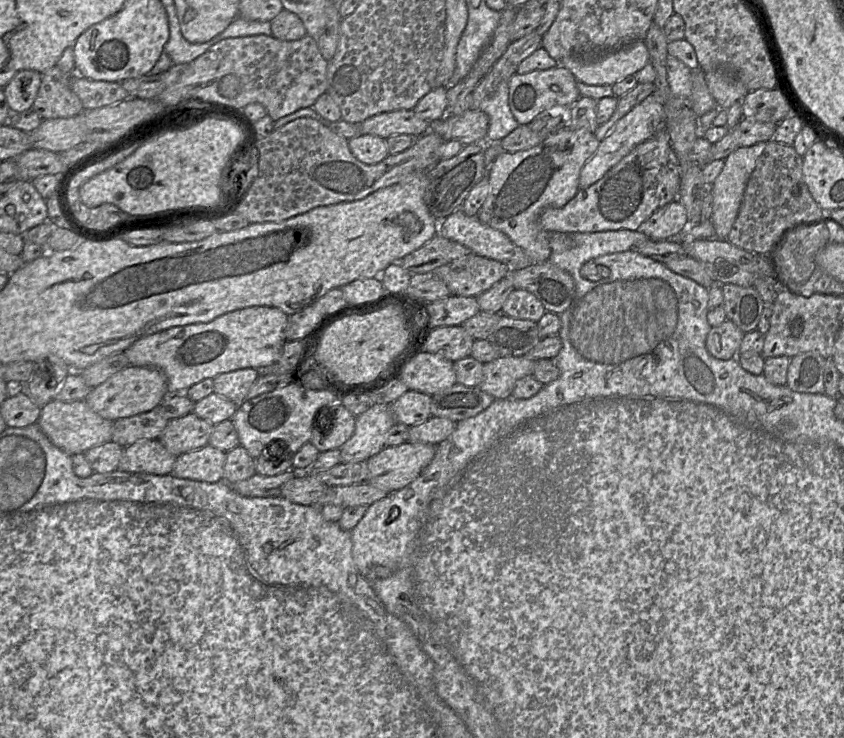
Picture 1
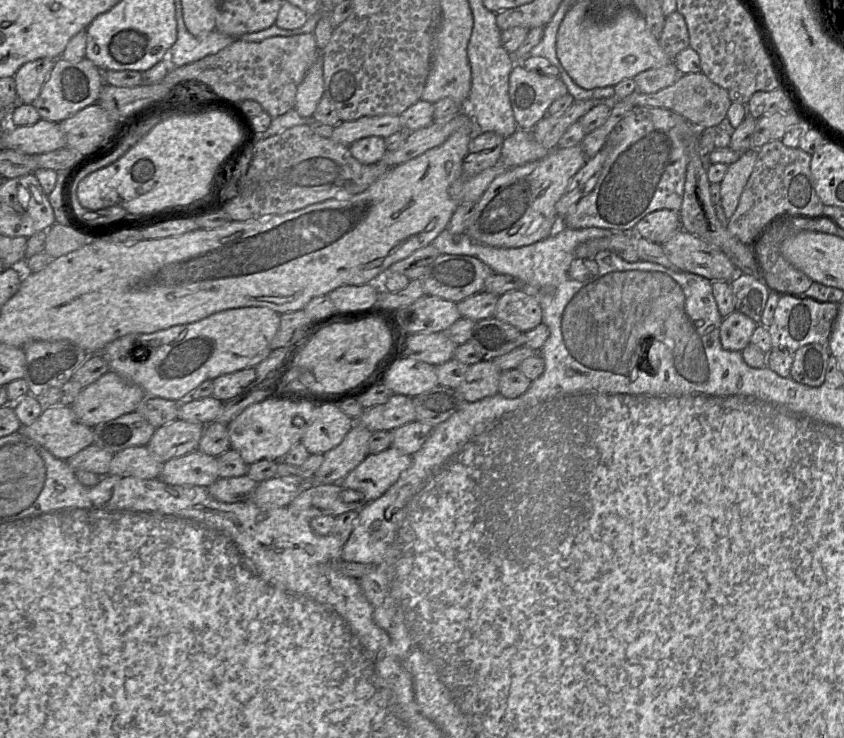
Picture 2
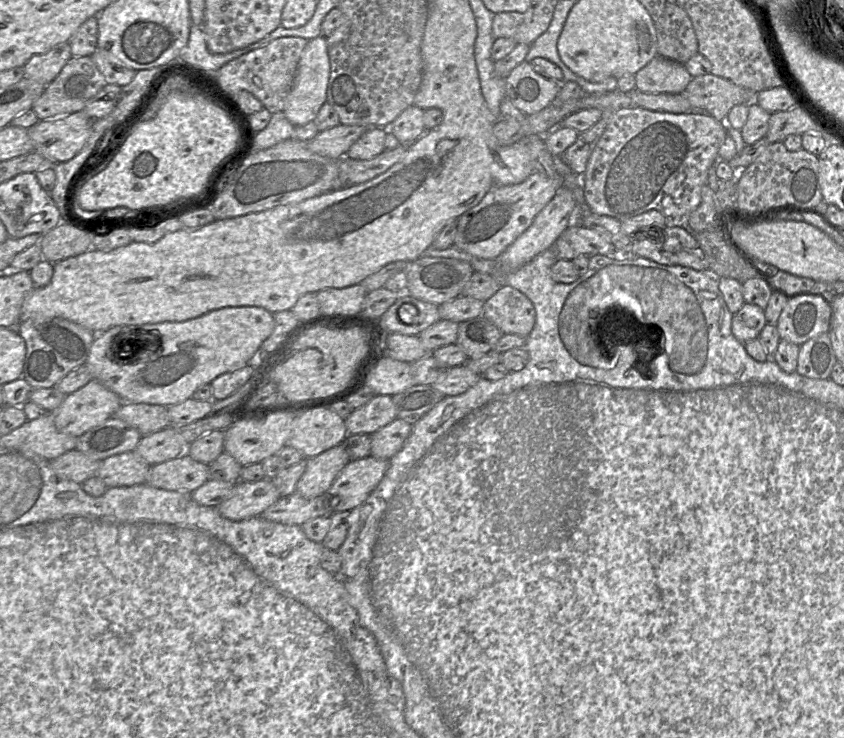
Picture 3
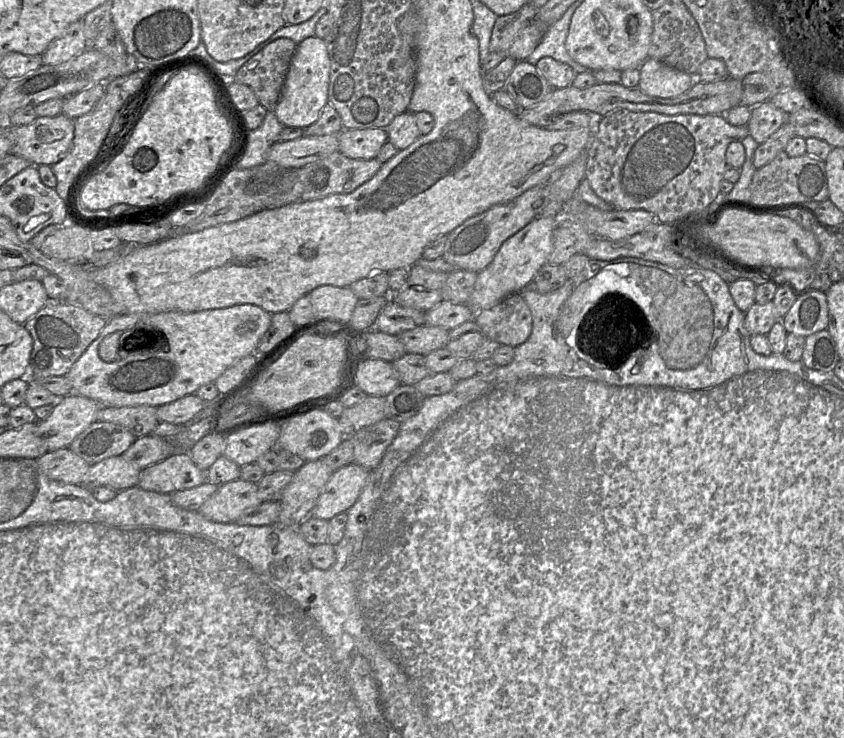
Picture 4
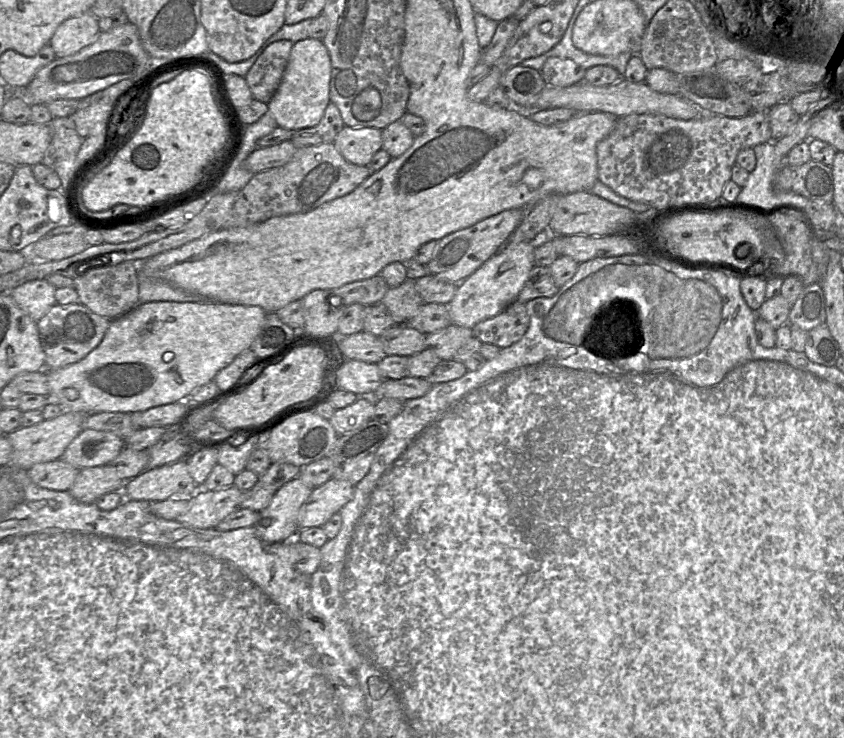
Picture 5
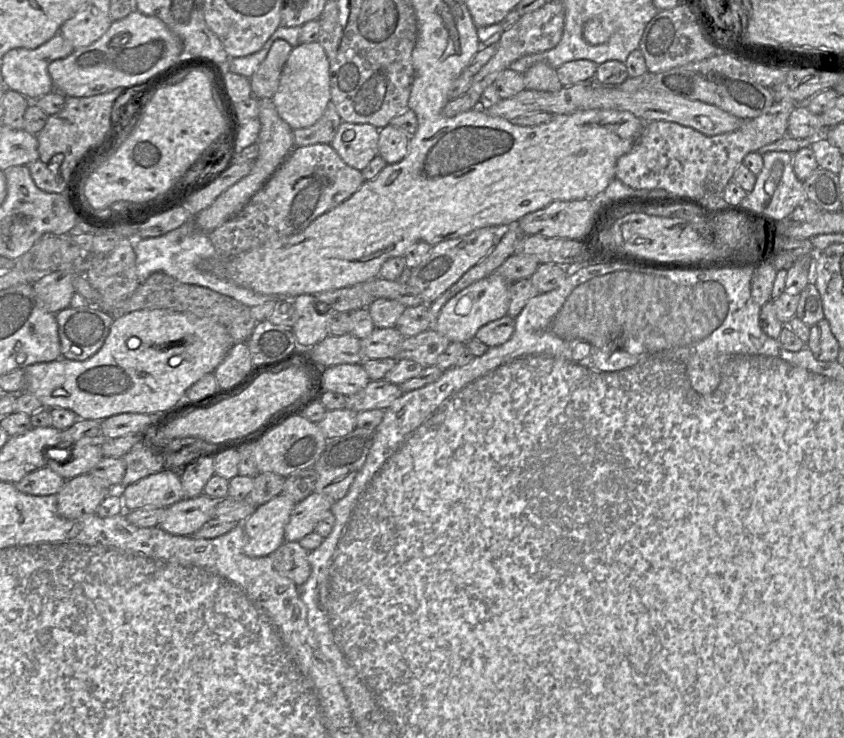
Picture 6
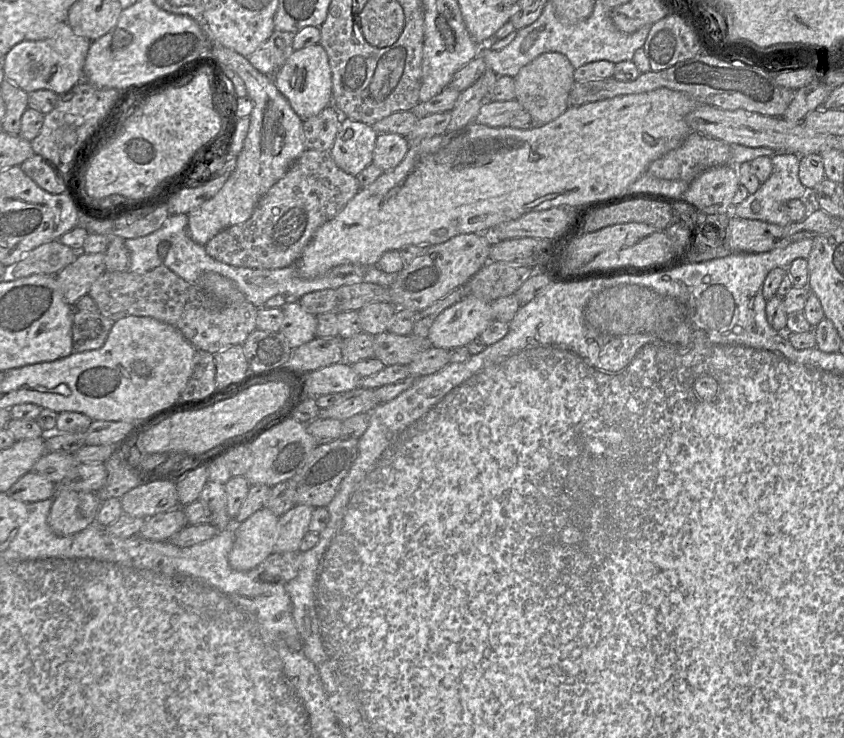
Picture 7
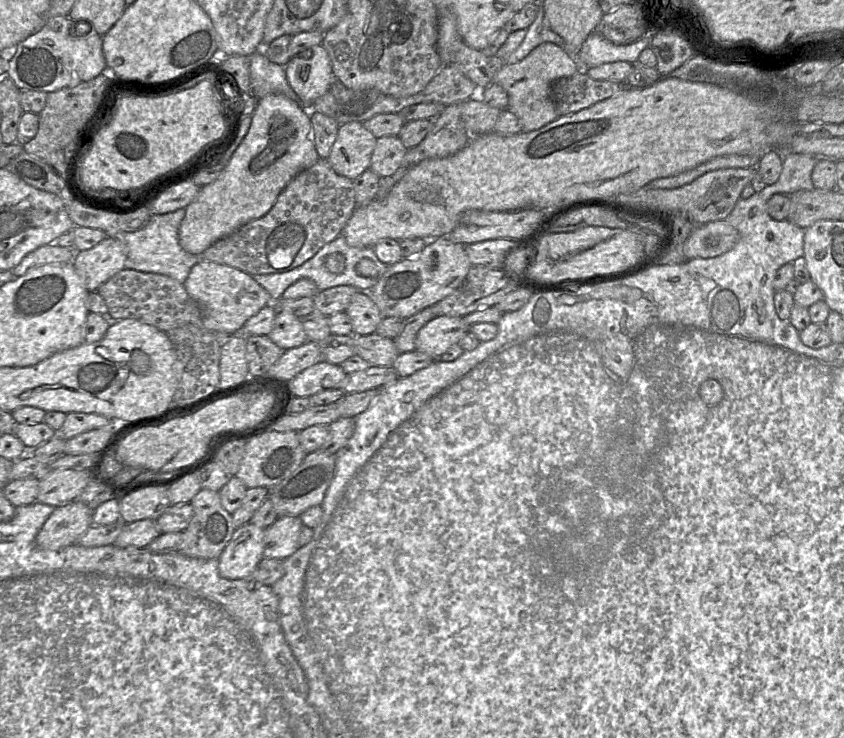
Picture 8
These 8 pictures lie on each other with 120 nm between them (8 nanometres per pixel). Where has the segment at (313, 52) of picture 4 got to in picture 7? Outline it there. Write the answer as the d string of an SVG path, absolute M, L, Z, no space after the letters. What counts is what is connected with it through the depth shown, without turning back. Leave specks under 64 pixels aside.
M321 44L294 50L284 65L273 75L276 87L303 120L319 114L332 104L332 77L328 55Z

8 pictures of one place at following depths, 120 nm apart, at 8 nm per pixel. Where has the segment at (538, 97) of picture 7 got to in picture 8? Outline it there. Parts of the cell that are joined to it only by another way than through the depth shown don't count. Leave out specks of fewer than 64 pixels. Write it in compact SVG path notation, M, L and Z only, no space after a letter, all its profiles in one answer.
M546 42L537 46L524 59L515 64L496 65L492 83L502 86L507 92L509 98L508 109L519 118L522 132L531 132L542 128L559 117L550 99L551 84L559 78L572 76L577 72L577 64L561 47Z

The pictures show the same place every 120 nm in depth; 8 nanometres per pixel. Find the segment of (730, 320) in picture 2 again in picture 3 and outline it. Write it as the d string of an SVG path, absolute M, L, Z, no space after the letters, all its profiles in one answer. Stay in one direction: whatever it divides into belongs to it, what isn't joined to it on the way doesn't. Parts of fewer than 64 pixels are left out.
M745 303L733 315L731 330L739 342L746 343L757 339L766 324L764 310L759 306Z

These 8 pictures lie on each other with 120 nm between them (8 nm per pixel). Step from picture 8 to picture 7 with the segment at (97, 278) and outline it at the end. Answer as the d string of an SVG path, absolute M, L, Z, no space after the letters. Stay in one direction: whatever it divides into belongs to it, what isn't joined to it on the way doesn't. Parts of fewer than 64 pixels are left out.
M80 254L77 259L55 276L64 300L71 306L89 290L95 280L106 271L105 254Z

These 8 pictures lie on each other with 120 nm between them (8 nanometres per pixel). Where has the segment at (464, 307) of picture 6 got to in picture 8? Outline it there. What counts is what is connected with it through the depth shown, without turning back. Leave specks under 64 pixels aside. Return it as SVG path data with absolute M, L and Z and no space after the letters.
M436 316L425 324L416 337L416 351L439 358L470 331L463 317Z

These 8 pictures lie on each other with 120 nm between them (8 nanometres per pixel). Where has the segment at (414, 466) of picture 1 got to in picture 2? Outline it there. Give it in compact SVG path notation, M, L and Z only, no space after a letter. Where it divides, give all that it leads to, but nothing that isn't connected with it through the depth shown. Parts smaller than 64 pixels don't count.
M390 447L379 453L369 454L336 483L360 491L368 503L382 496L411 463L412 456Z

